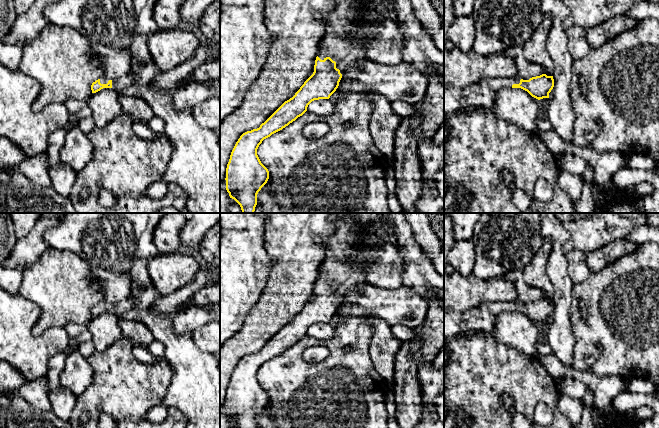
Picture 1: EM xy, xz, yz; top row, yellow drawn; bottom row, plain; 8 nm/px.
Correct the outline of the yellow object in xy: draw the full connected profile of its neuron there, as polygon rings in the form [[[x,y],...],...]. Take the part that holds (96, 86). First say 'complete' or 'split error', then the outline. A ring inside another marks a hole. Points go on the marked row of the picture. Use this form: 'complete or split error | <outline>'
split error | [[[130,73],[116,80],[108,80],[105,77],[101,77],[100,79],[92,83],[91,90],[92,93],[96,93],[103,88],[113,88],[119,92],[133,85],[133,82],[134,82],[134,76]]]

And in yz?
split error | [[[546,74],[532,77],[529,80],[523,80],[518,77],[484,78],[483,83],[494,91],[503,88],[521,88],[538,100],[549,98],[549,93],[554,87],[553,76],[547,76]]]

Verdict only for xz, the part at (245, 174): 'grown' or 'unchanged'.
grown

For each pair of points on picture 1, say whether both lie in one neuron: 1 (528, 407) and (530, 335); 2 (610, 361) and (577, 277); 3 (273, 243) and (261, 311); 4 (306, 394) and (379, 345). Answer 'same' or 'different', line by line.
1: different
2: different
3: same
4: different

